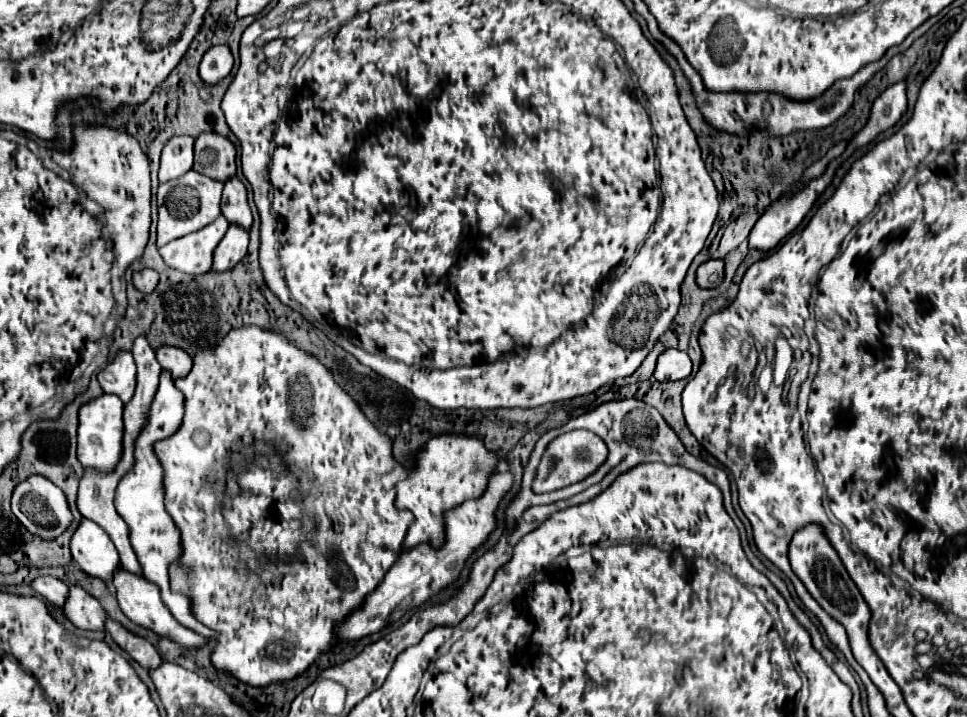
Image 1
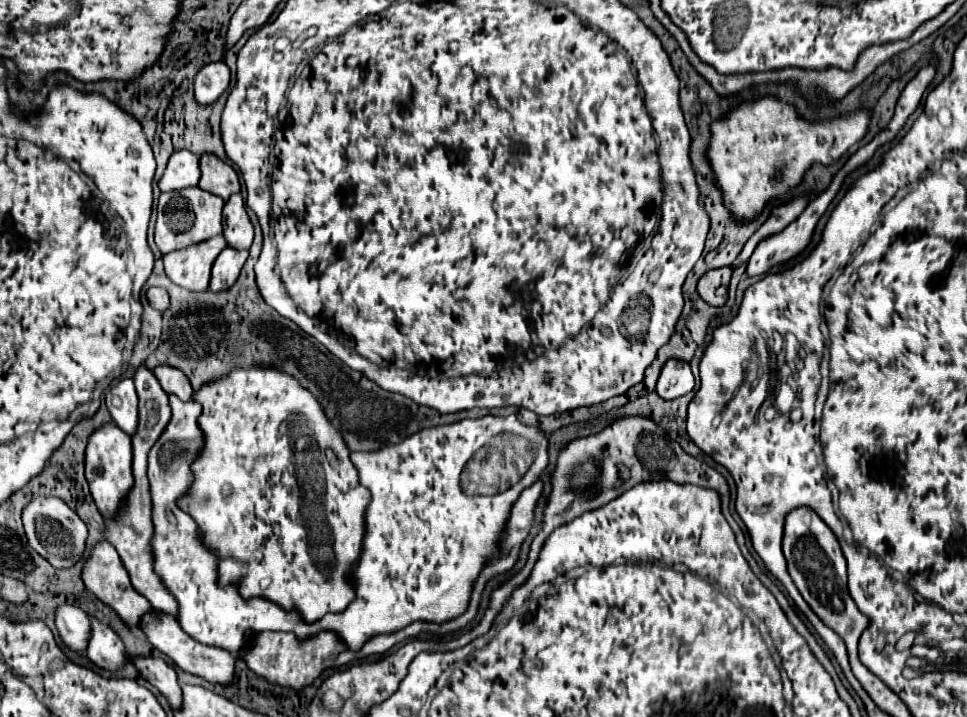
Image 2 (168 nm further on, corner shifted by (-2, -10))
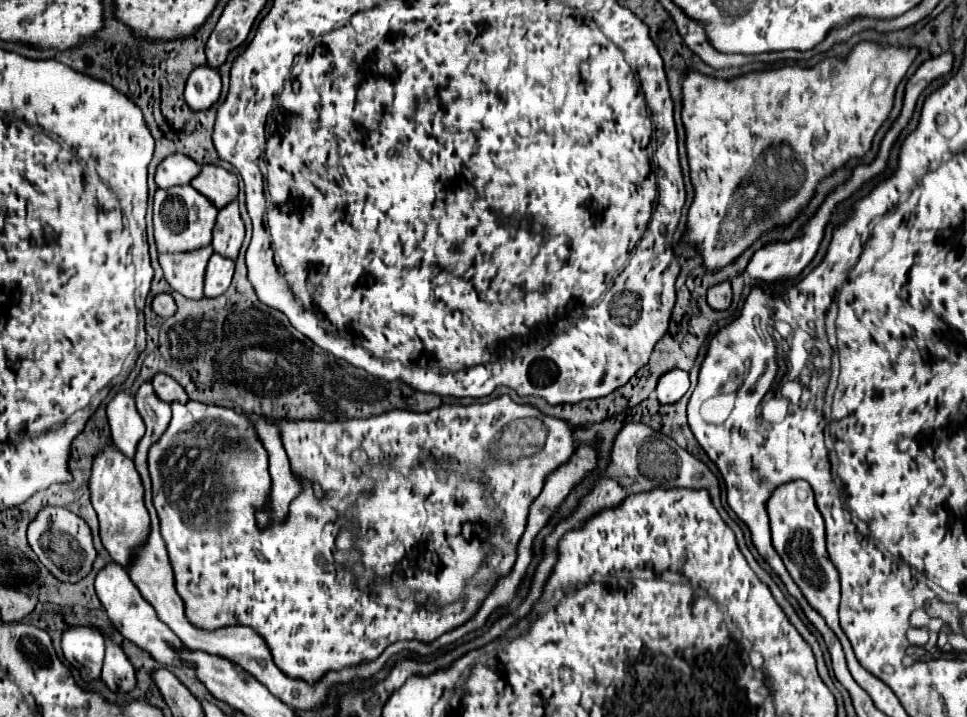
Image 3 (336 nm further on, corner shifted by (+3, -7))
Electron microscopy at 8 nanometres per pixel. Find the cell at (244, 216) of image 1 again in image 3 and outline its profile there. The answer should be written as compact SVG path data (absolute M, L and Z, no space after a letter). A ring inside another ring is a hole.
M234 200L218 212L212 248L214 248L214 252L236 260L240 246L242 246L242 240L244 240L244 222L240 218L238 200Z

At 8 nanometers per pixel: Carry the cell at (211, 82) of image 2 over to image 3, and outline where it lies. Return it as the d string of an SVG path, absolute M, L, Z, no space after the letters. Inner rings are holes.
M198 66L192 70L188 82L186 82L186 104L192 110L208 110L222 92L222 82L220 82L220 72L212 66Z

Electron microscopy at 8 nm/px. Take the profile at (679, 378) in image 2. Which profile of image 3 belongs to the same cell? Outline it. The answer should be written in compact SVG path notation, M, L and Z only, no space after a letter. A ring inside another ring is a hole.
M672 368L670 372L660 376L658 386L656 386L656 396L658 396L660 404L672 404L672 402L680 400L688 388L690 388L688 372L680 370L680 368Z

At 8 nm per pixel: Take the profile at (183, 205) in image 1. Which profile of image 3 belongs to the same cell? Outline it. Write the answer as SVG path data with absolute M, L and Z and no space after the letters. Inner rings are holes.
M190 184L156 190L154 194L154 240L158 252L190 252L212 242L212 230L216 224L218 208L208 202Z

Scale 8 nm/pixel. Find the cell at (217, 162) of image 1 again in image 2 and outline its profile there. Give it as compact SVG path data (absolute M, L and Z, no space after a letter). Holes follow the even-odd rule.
M211 153L201 155L201 181L199 187L219 195L223 201L227 201L233 193L239 193L239 177L233 167L223 163Z

